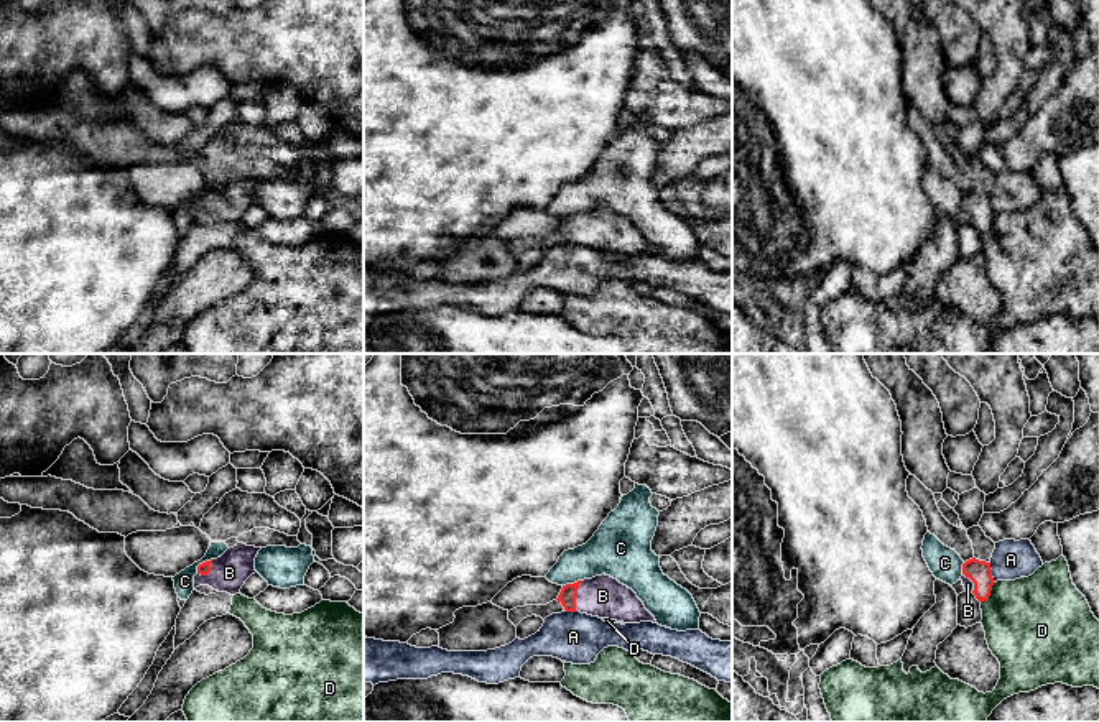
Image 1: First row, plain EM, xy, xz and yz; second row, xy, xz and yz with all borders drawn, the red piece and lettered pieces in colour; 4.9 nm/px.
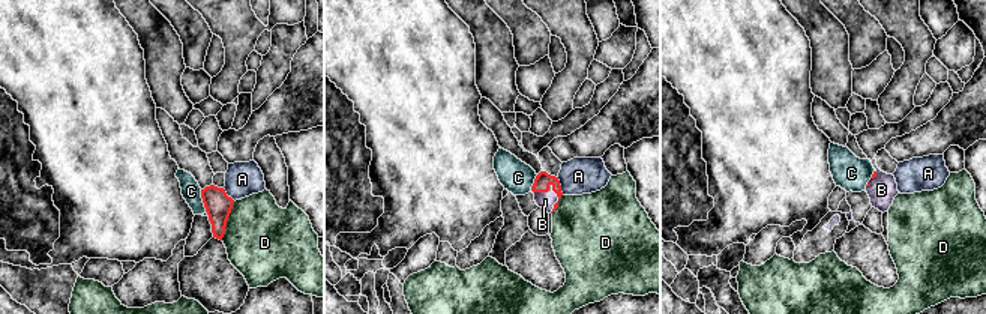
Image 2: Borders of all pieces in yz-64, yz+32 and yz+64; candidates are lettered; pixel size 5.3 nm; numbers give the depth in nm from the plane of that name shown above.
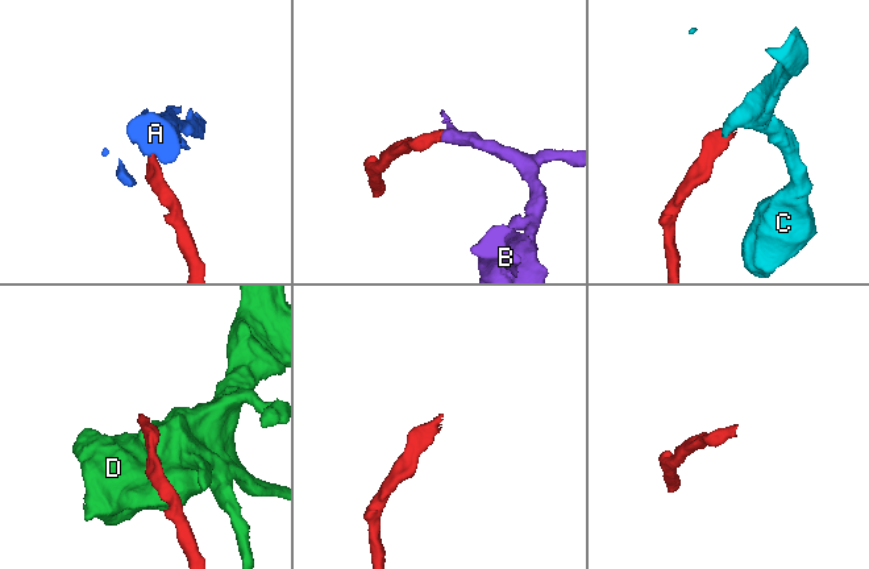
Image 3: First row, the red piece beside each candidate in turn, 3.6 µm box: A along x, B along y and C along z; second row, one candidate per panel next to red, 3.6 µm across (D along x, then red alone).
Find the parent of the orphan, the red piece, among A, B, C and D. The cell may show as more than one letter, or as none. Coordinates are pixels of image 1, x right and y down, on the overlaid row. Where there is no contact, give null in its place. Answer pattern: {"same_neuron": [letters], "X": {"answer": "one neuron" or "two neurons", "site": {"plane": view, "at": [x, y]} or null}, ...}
{"same_neuron": ["B"], "A": {"answer": "two neurons", "site": {"plane": "yz", "at": [991, 571]}}, "B": {"answer": "one neuron", "site": {"plane": "xz", "at": [576, 596]}}, "C": {"answer": "two neurons", "site": {"plane": "xy", "at": [203, 563]}}, "D": {"answer": "two neurons", "site": {"plane": "yz", "at": [989, 594]}}}

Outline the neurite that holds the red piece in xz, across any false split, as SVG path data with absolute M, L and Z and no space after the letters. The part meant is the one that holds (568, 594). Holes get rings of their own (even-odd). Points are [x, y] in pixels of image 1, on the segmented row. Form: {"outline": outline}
{"outline": "M605 574L563 585L556 600L566 612L581 612L624 623L656 623L632 589Z"}

